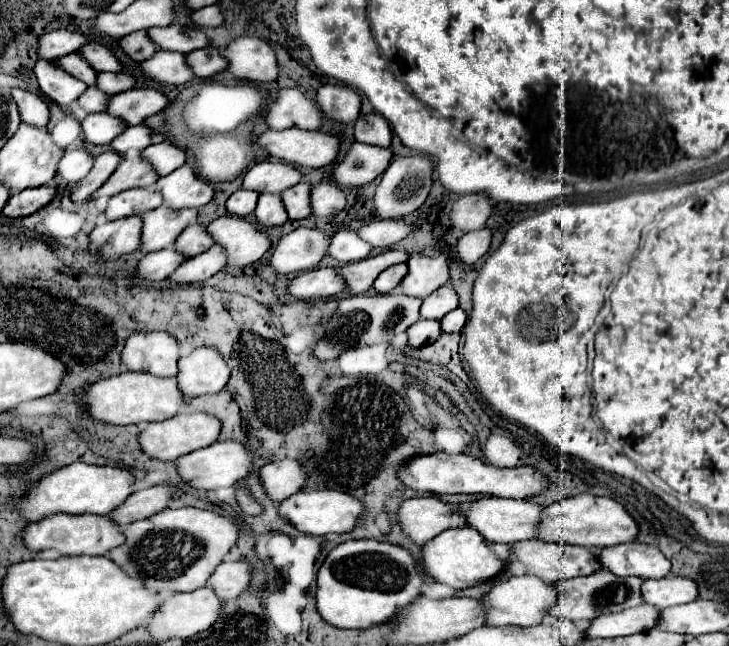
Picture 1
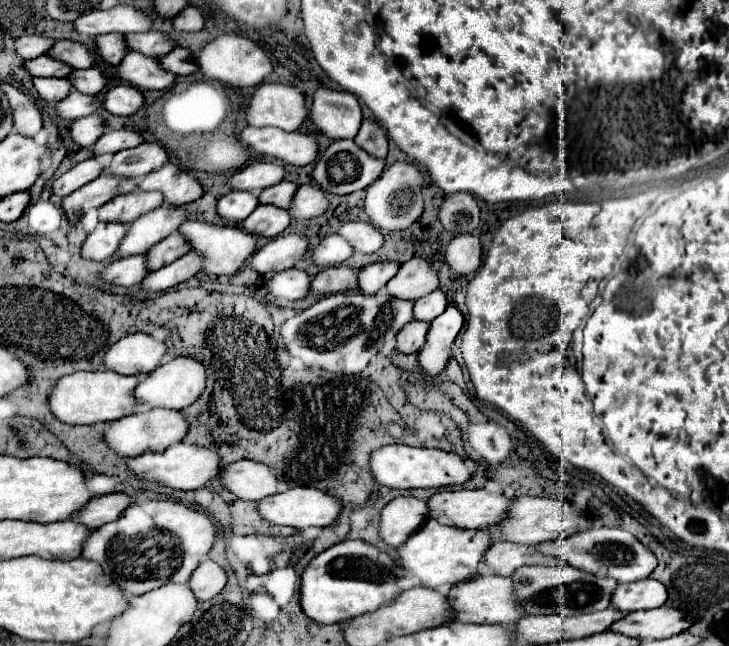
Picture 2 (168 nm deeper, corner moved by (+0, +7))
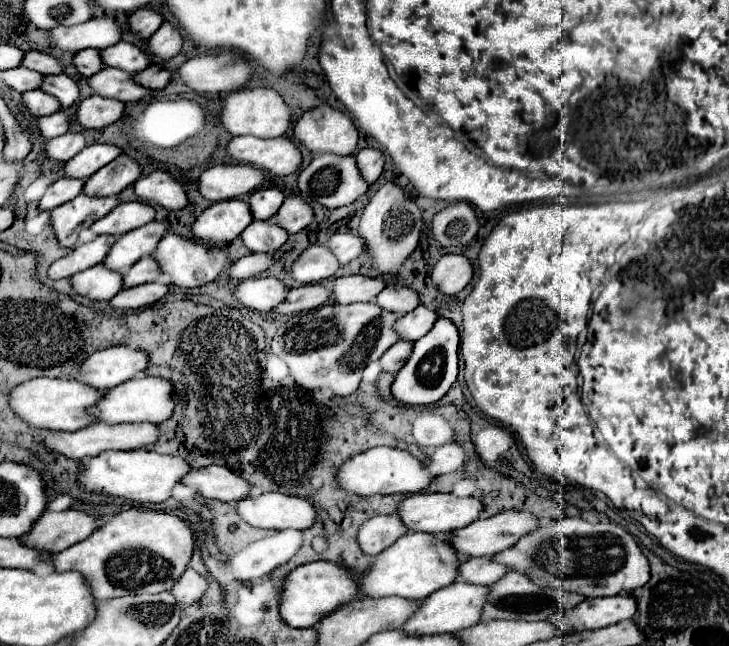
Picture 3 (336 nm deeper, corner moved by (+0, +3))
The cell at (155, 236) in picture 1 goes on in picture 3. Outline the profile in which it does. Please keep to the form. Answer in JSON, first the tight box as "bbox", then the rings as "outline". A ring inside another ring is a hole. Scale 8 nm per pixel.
{"bbox":[103,220,165,272],"outline":[[[153,220],[135,232],[127,232],[119,236],[111,246],[111,252],[103,260],[103,266],[115,272],[125,272],[137,260],[149,256],[163,238],[163,234],[165,234],[165,226]]]}

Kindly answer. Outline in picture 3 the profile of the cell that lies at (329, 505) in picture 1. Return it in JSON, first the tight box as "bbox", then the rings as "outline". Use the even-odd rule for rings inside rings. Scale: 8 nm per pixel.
{"bbox":[233,492,315,530],"outline":[[[279,492],[261,494],[257,498],[243,498],[237,500],[233,506],[239,516],[255,528],[305,530],[315,520],[315,508],[309,500],[285,496]]]}

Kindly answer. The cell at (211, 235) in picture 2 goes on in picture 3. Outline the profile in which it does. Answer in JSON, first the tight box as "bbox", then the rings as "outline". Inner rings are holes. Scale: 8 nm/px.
{"bbox":[151,232,231,288],"outline":[[[167,232],[163,236],[163,240],[157,244],[157,248],[151,256],[159,262],[161,274],[169,284],[185,286],[185,288],[195,288],[195,286],[203,286],[207,282],[213,282],[231,264],[231,260],[227,258],[227,254],[221,248],[201,244],[201,242],[195,242],[195,240],[187,240],[183,236],[173,234],[173,232]]]}

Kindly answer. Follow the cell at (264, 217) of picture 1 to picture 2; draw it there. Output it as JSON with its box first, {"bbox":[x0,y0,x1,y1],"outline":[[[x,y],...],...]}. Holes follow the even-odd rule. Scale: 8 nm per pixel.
{"bbox":[243,204,289,238],"outline":[[[259,204],[249,218],[243,222],[243,228],[251,234],[263,234],[267,238],[279,236],[289,226],[289,212],[275,208],[271,204]]]}

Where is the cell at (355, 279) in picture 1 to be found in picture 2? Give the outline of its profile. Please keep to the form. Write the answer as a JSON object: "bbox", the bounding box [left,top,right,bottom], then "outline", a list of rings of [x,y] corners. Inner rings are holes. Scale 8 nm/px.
{"bbox":[309,266,357,294],"outline":[[[331,266],[321,270],[311,284],[309,294],[337,294],[357,290],[357,268],[351,266]]]}

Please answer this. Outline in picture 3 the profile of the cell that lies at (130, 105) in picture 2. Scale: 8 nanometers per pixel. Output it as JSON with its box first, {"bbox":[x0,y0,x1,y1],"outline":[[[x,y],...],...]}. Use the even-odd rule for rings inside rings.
{"bbox":[75,96,125,130],"outline":[[[89,96],[89,98],[81,100],[81,104],[75,112],[75,120],[81,128],[99,130],[99,128],[105,128],[105,126],[117,122],[123,116],[123,108],[125,108],[125,104],[119,100]]]}

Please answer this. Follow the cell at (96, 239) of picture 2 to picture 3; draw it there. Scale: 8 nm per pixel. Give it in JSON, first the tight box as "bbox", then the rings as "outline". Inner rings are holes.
{"bbox":[47,236,117,280],"outline":[[[97,236],[95,240],[91,240],[87,244],[79,244],[69,256],[59,258],[57,262],[51,264],[51,268],[47,272],[49,278],[51,280],[71,278],[77,272],[83,272],[95,264],[101,264],[115,240],[117,240],[115,236]]]}

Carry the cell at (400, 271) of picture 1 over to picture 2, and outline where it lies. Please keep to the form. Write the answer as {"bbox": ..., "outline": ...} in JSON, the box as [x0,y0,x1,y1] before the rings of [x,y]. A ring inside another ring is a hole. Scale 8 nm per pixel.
{"bbox":[359,262,399,294],"outline":[[[377,262],[361,268],[359,290],[363,294],[377,294],[399,270],[397,262]]]}

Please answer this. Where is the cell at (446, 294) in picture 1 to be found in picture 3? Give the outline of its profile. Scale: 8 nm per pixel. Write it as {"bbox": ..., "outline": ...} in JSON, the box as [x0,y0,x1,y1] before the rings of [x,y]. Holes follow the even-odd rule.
{"bbox":[395,306,437,342],"outline":[[[417,306],[413,312],[401,316],[395,322],[395,332],[399,334],[399,340],[415,342],[431,330],[435,320],[437,320],[437,314],[433,310],[429,310],[425,306]]]}

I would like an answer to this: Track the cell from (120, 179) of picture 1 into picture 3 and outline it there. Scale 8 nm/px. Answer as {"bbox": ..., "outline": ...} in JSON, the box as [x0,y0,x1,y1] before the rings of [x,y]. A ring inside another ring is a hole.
{"bbox":[51,194,119,246],"outline":[[[79,194],[75,200],[55,208],[51,212],[51,226],[61,246],[67,244],[67,240],[83,226],[93,224],[95,220],[109,214],[119,204],[117,196],[107,198],[91,198],[85,194]]]}

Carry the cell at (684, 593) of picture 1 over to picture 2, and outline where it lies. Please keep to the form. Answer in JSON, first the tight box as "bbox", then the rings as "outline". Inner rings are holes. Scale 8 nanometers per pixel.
{"bbox":[611,578,669,612],"outline":[[[645,578],[631,584],[619,584],[611,598],[611,604],[621,612],[635,612],[635,610],[659,608],[667,602],[667,596],[669,592],[663,582]]]}

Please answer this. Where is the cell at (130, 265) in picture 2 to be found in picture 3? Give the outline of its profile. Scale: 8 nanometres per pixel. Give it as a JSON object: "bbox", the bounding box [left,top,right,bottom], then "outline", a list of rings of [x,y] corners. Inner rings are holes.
{"bbox":[69,264,123,300],"outline":[[[103,264],[87,268],[69,278],[75,294],[89,300],[111,300],[123,286],[123,276],[119,272],[107,270]]]}

